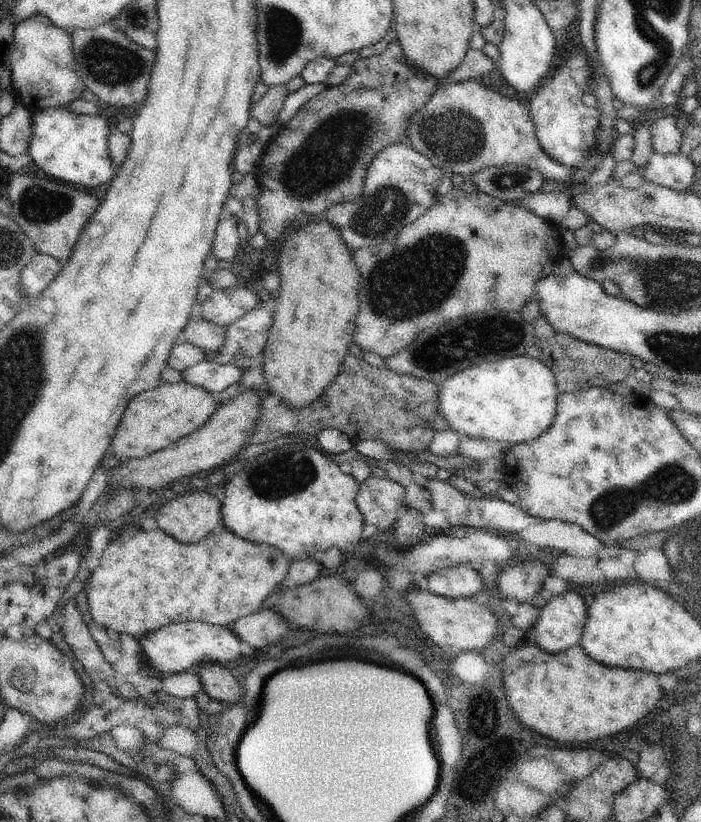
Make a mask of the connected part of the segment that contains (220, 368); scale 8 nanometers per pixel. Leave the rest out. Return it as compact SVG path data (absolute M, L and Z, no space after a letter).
M205 359L182 373L183 382L200 386L208 392L222 392L234 383L240 384L243 379L244 370L232 364L216 364L216 362L206 361Z

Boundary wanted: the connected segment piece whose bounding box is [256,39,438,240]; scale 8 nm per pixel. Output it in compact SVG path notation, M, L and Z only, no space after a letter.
M396 39L384 52L375 56L359 59L352 65L352 72L342 84L327 86L302 106L286 122L274 140L266 146L271 151L265 160L258 164L256 180L260 192L256 196L259 212L258 232L268 240L276 240L286 234L295 220L303 216L321 214L332 206L353 203L360 198L372 160L390 144L407 140L410 118L420 111L435 95L438 80L424 72L416 72L406 60L402 46Z

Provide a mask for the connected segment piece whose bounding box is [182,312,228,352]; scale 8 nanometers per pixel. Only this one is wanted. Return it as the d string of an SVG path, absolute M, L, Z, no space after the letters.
M198 312L195 313L194 319L190 326L186 326L186 330L182 332L182 336L186 338L187 342L202 348L204 351L216 352L224 346L226 342L226 326L217 326L208 320L200 320Z

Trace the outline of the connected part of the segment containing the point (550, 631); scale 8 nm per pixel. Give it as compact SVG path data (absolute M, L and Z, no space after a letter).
M575 591L564 592L548 601L532 626L532 639L550 654L578 644L587 619L584 596Z

